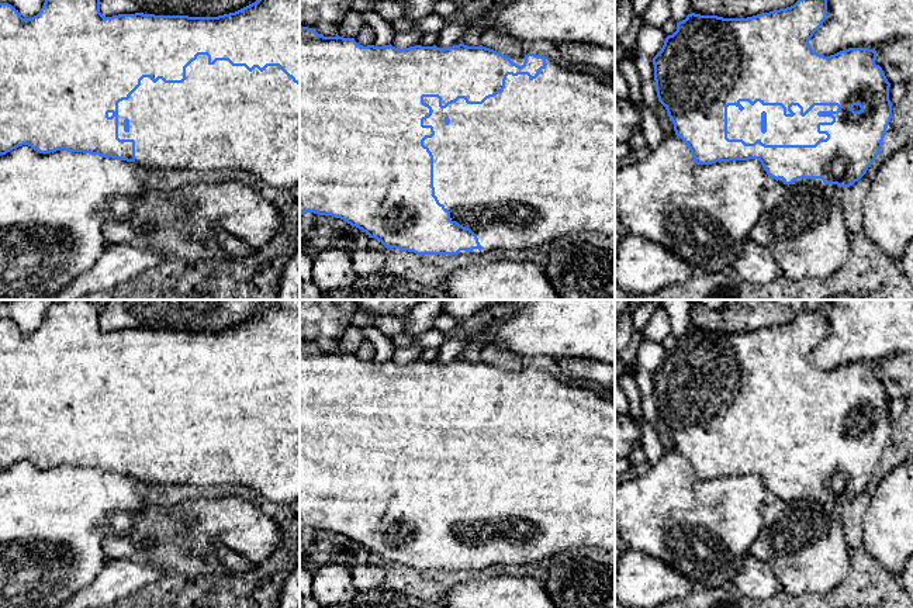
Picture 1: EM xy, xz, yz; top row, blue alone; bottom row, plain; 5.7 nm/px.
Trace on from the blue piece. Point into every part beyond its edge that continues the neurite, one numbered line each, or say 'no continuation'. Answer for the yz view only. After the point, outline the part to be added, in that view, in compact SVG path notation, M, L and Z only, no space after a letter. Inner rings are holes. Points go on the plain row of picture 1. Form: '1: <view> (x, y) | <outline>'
1: yz (746, 439) | M740 417L743 426L736 421L727 422L727 453L743 455L746 459L754 459L760 455L765 460L815 460L819 455L826 455L826 449L817 448L819 438L831 438L831 432L819 432L819 426L837 426L837 421L815 421L805 432L800 424L792 421L793 432L785 432L781 421L762 421L757 417L751 421L748 417Z

